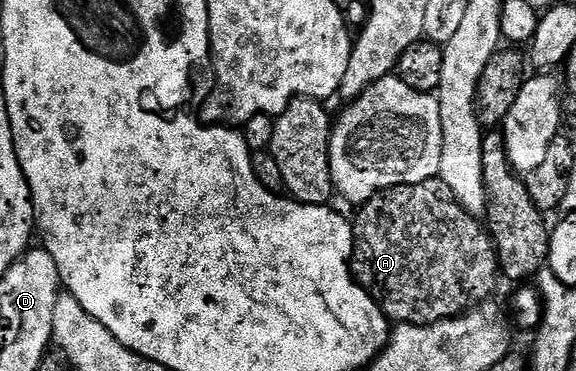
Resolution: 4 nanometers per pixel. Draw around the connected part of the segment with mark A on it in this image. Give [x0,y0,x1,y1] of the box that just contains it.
[351,177,501,327]

